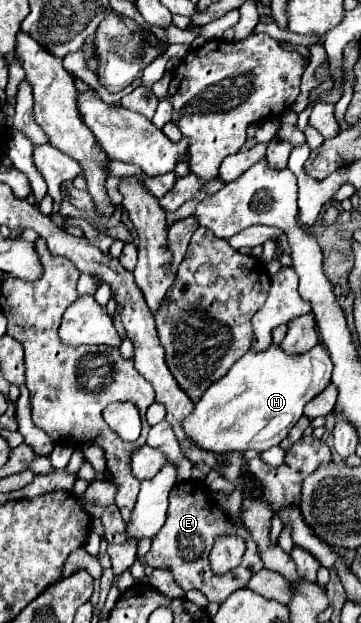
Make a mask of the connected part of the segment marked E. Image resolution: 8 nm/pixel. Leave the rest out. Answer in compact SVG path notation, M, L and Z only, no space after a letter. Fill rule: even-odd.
M194 480L178 482L170 492L170 506L168 506L166 522L160 528L158 536L154 536L152 546L150 546L148 554L144 556L144 564L154 566L154 568L170 568L174 574L174 580L178 582L178 586L182 590L198 588L210 602L220 604L234 590L238 590L240 586L246 586L250 576L254 576L256 572L260 572L264 568L262 558L258 556L258 546L254 544L254 540L250 540L250 532L246 532L248 536L244 532L246 532L246 528L242 524L234 524L218 508L212 494L208 492L208 488L202 482L194 482ZM220 534L238 534L238 536L246 538L246 544L250 548L250 550L246 550L240 566L230 570L224 576L212 574L210 564L208 564L208 552L214 544L214 538Z

